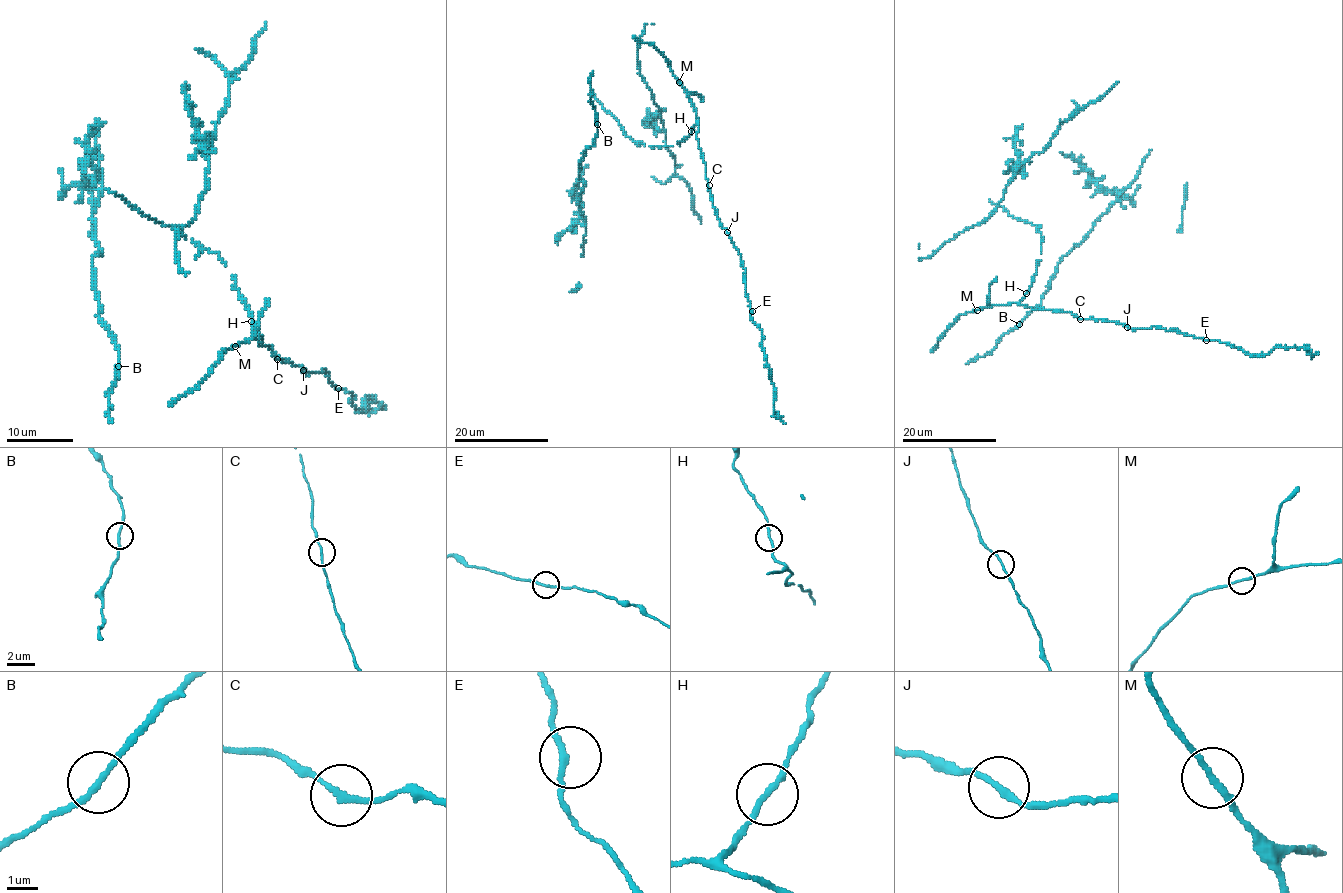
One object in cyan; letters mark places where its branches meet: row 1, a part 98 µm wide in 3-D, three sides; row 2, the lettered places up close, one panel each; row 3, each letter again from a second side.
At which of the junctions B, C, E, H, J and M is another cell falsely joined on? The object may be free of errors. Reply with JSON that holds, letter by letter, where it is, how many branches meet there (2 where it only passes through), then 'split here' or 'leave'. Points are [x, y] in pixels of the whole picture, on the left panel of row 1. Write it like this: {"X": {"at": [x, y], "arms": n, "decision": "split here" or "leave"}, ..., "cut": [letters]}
{"B": {"at": [118, 366], "arms": 2, "decision": "leave"}, "C": {"at": [277, 359], "arms": 2, "decision": "leave"}, "E": {"at": [338, 388], "arms": 2, "decision": "leave"}, "H": {"at": [251, 321], "arms": 2, "decision": "leave"}, "J": {"at": [303, 370], "arms": 2, "decision": "leave"}, "M": {"at": [235, 346], "arms": 2, "decision": "leave"}, "cut": []}

